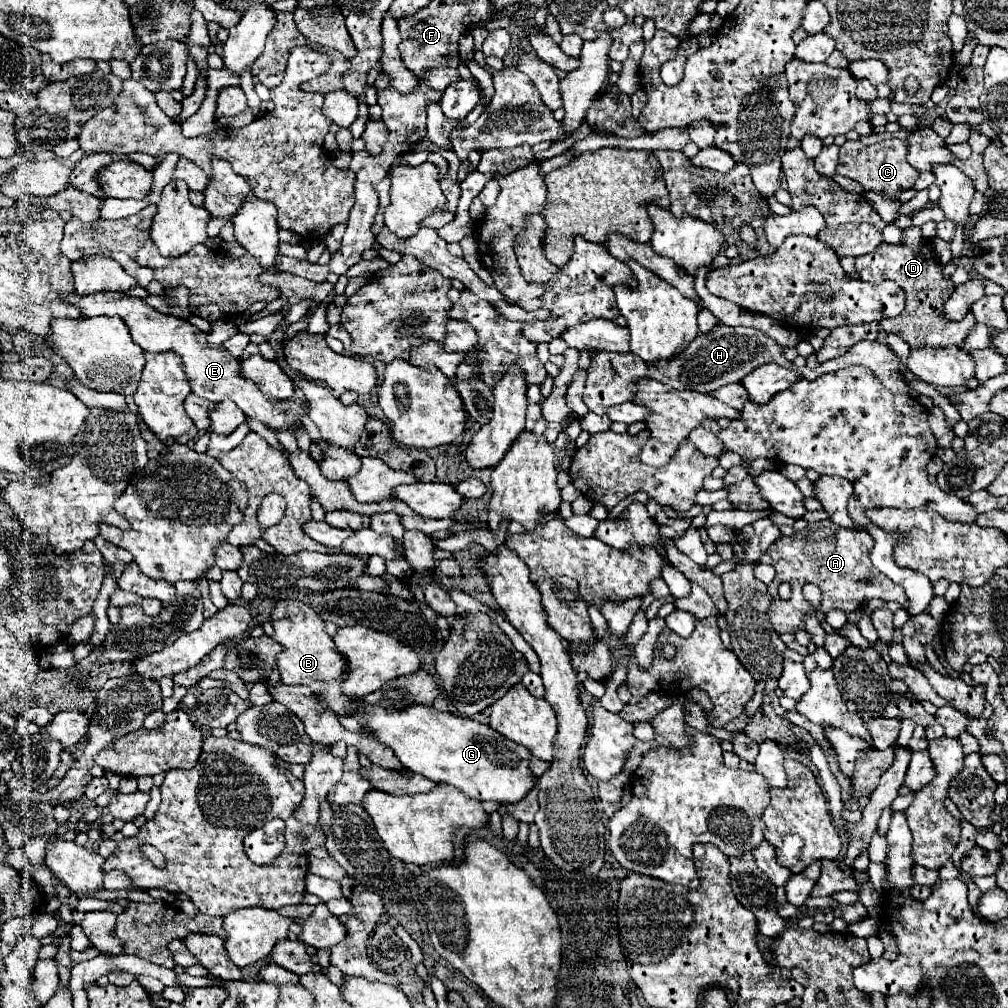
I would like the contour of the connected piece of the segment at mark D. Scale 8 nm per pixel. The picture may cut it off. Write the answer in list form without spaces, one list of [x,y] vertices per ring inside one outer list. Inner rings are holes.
[[[920,227],[904,229],[904,243],[902,245],[890,245],[880,243],[870,255],[862,255],[858,259],[858,267],[862,267],[862,281],[866,283],[880,283],[884,279],[890,279],[898,283],[900,289],[906,293],[906,309],[894,317],[880,321],[882,329],[886,333],[896,333],[902,337],[912,349],[920,347],[960,347],[964,343],[964,337],[974,327],[976,319],[972,313],[968,313],[960,323],[950,323],[948,319],[942,319],[942,303],[946,303],[950,291],[954,289],[952,281],[944,281],[942,269],[934,257],[934,251],[928,241],[922,241]]]

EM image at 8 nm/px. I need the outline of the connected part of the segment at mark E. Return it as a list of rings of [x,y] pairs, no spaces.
[[[98,291],[92,295],[80,297],[78,293],[72,295],[62,295],[62,299],[74,307],[80,309],[82,319],[90,319],[94,315],[108,315],[114,317],[118,315],[126,327],[130,329],[132,341],[140,345],[144,351],[176,351],[184,363],[186,369],[186,379],[192,387],[192,393],[198,397],[204,397],[212,403],[220,403],[222,399],[232,399],[244,413],[246,417],[258,419],[266,423],[270,429],[292,429],[294,423],[300,423],[300,417],[306,413],[306,401],[292,401],[292,399],[272,399],[264,395],[258,385],[246,377],[240,375],[238,371],[238,359],[234,359],[222,345],[214,347],[206,341],[206,333],[200,333],[194,325],[190,325],[186,319],[174,319],[170,315],[158,315],[152,307],[148,307],[142,299],[130,297],[120,291]]]

